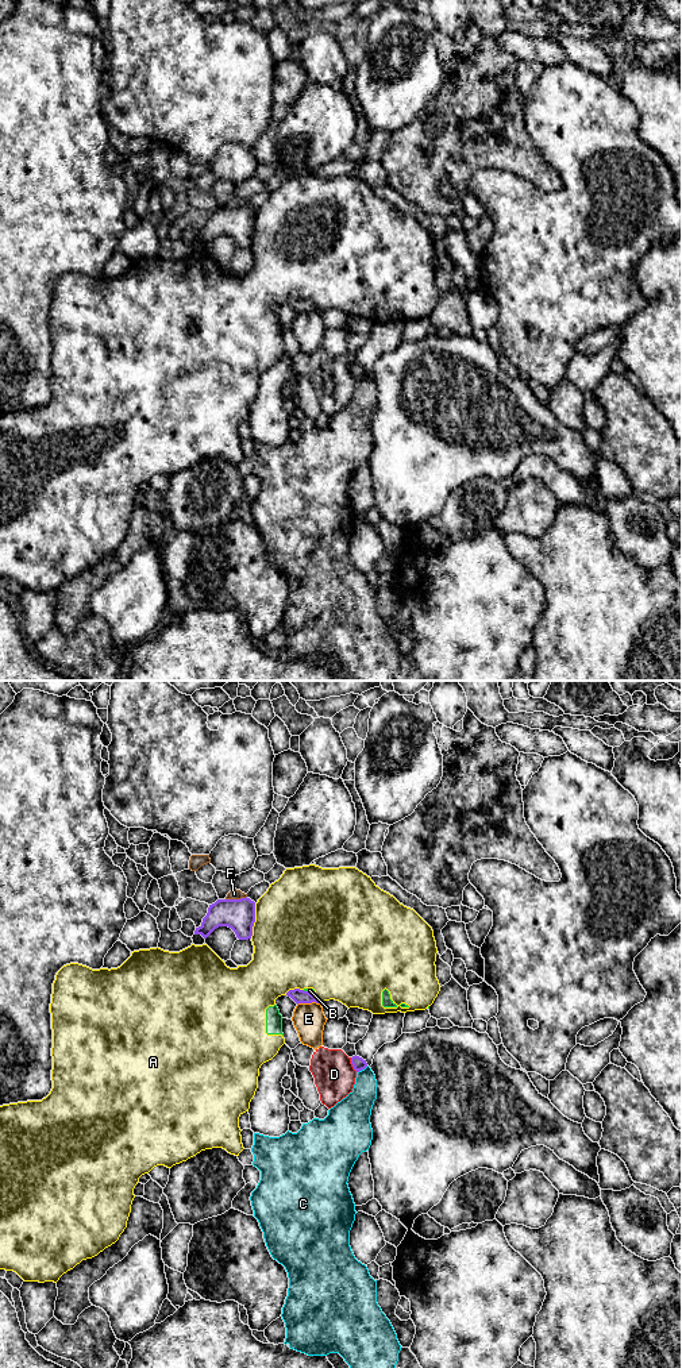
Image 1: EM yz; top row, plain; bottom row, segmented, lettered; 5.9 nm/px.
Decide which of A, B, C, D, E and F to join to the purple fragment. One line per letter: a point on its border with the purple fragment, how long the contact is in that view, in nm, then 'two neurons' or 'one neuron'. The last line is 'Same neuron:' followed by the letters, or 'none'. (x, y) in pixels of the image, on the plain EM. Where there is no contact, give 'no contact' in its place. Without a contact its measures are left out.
A: meets purple in yz at (254, 230); contact 220 nm long; two neurons
B: meets purple in yz at (307, 300); contact 80 nm long; two neurons
C: meets purple in yz at (362, 377); contact 80 nm long; two neurons
D: meets purple in yz at (351, 372); contact 100 nm long; two neurons
E: meets purple in yz at (308, 311); contact 140 nm long; two neurons
F: meets purple in yz at (235, 208); contact 130 nm long; two neurons
Same neuron: none

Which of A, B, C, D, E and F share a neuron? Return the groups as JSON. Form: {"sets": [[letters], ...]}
{"sets": [["A", "B"], ["C"], ["D"], ["E"], ["F"]]}

